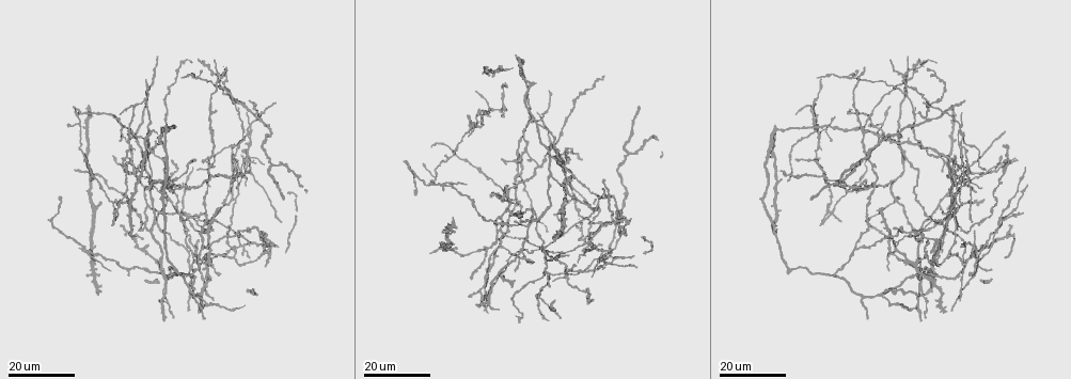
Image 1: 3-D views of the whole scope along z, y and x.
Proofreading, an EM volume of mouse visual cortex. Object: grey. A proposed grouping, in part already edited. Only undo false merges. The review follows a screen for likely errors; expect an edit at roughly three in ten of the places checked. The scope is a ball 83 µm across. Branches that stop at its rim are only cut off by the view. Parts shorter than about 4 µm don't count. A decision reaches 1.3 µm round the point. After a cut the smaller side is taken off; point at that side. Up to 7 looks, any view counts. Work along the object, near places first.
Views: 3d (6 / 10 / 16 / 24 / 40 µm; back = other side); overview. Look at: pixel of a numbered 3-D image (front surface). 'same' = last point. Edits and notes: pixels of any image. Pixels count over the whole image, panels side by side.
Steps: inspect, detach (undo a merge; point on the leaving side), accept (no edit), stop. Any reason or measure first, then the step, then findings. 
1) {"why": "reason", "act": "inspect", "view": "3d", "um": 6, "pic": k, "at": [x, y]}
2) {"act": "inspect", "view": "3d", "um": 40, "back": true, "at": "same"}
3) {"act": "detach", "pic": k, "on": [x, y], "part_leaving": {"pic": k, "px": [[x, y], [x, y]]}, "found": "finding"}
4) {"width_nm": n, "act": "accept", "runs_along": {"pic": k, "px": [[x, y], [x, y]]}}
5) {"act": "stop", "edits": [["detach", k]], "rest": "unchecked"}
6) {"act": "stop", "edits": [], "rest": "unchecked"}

{"why": "four or more arms meet", "act": "inspect", "view": "3d", "um": 16, "pic": 1, "at": [184, 187]}

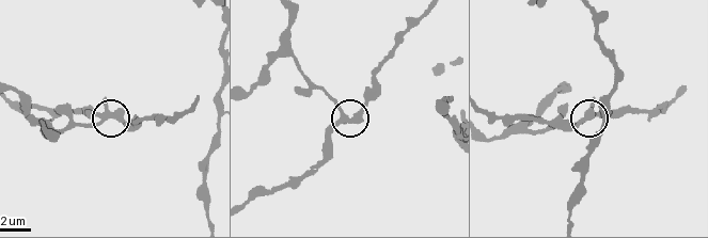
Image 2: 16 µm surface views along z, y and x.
{"why": "zoom in", "act": "inspect", "view": "3d", "um": 10, "pic": 2, "at": [104, 119]}

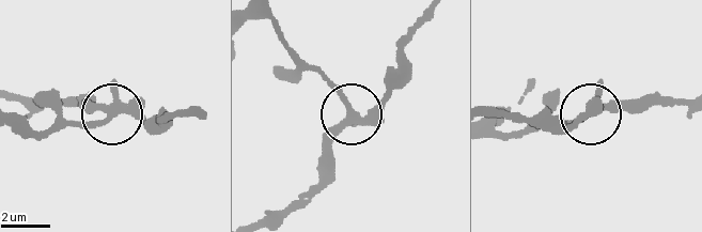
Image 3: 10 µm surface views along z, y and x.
{"width_nm": 310, "act": "accept", "runs_along": {"pic": 3, "px": [[24, 95], [91, 102], [109, 114], [62, 120]]}, "found": "continuous, no second neuron"}

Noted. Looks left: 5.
{"why": "four arms meet", "act": "inspect", "view": "3d", "um": 24, "pic": 1, "at": [819, 142]}

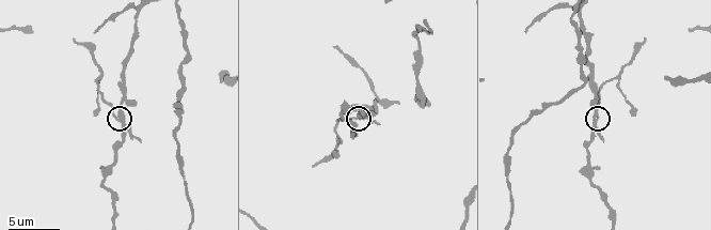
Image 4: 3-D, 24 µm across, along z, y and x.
{"act": "inspect", "view": "3d", "um": 10, "pic": 4, "at": [112, 114]}

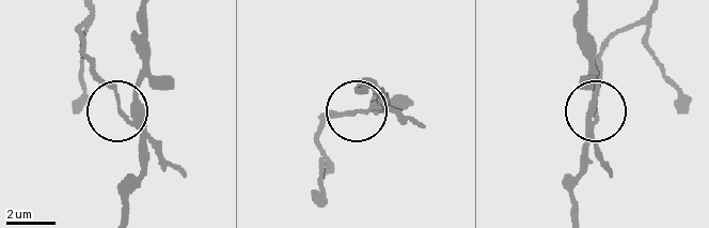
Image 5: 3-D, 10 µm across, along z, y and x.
{"act": "detach", "pic": 5, "on": [119, 97], "part_leaving": {"pic": 5, "px": [[139, 125], [90, 59], [80, 31], [87, 10]]}, "found": "a second neuron is stuck on"}

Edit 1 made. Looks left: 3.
{"act": "inspect", "view": "overview"}

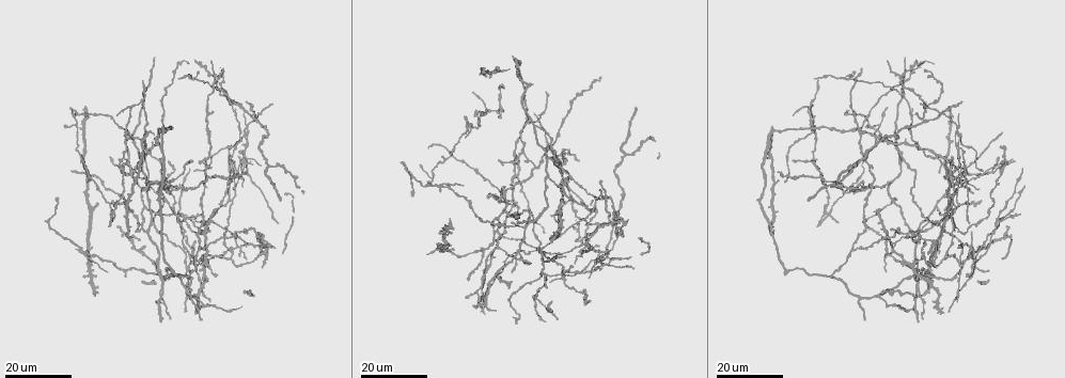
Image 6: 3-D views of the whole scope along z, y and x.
{"why": "four arms meet", "act": "inspect", "view": "3d", "um": 16, "pic": 6, "at": [495, 112]}

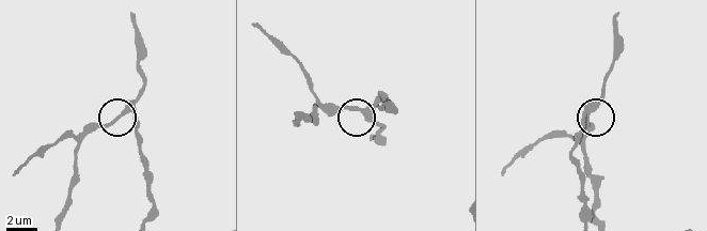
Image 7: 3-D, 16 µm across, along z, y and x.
{"act": "inspect", "view": "3d", "um": 10, "pic": 7, "at": [124, 113]}

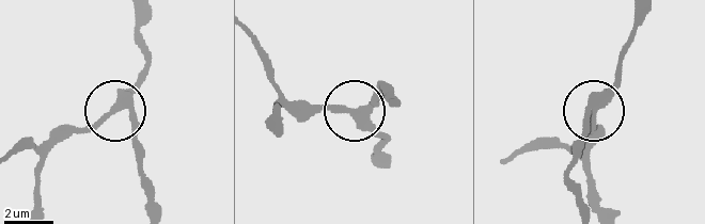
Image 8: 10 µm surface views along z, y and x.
{"arms": 4, "act": "accept", "found": "one neuron here"}

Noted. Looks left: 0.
{"act": "stop", "edits": [["detach", 5]], "rest": "unchecked"}

